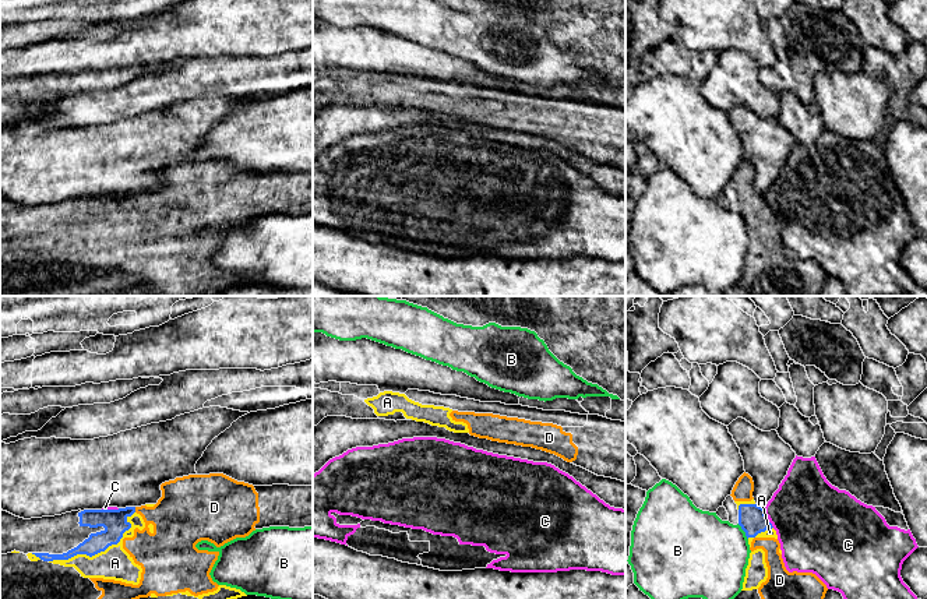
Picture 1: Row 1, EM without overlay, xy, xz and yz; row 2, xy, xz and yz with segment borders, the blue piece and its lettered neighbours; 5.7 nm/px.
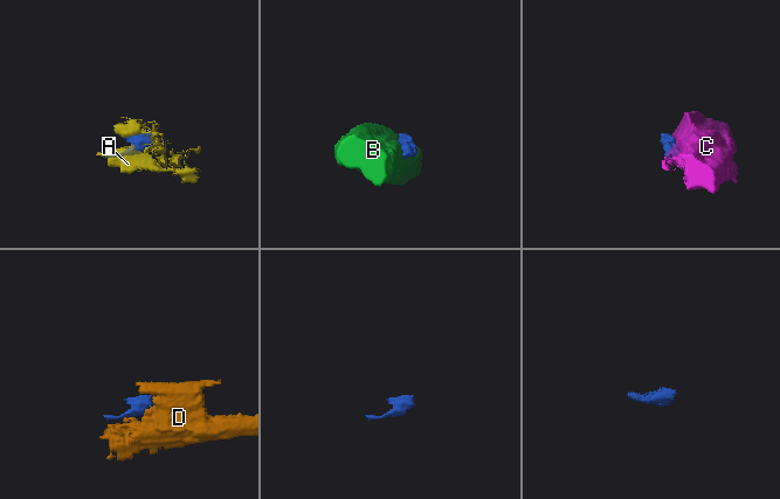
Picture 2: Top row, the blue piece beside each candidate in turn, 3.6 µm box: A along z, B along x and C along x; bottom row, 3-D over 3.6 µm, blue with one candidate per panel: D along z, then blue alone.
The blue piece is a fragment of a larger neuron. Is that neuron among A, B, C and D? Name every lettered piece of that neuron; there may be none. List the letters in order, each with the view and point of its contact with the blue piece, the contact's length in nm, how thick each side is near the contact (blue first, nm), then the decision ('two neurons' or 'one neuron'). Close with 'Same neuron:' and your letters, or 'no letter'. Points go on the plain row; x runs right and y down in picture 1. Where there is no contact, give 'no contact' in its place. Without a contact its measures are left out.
A: meets blue in xy at (98, 239); contact 550 nm long; 140 nm thick on the blue side, 190 nm on the other; one neuron
B: meets blue in yz at (744, 218); contact 110 nm long; 160 nm thick on the blue side, 440 nm on the other; two neurons
C: meets blue in yz at (767, 205); contact 130 nm long; 160 nm thick on the blue side, 440 nm on the other; two neurons
D: meets blue in xy at (134, 197); contact 30 nm long; 140 nm thick on the blue side, 280 nm on the other; one neuron
Same neuron: A, D

